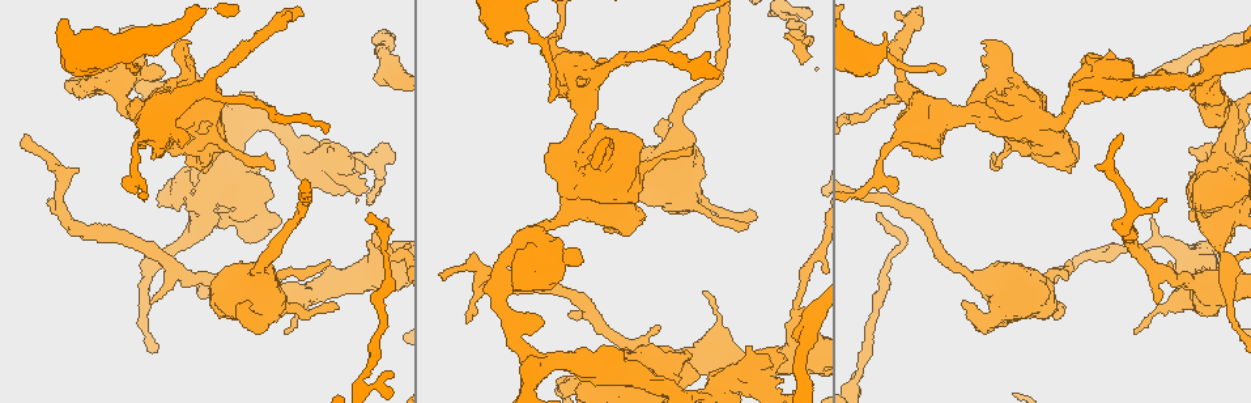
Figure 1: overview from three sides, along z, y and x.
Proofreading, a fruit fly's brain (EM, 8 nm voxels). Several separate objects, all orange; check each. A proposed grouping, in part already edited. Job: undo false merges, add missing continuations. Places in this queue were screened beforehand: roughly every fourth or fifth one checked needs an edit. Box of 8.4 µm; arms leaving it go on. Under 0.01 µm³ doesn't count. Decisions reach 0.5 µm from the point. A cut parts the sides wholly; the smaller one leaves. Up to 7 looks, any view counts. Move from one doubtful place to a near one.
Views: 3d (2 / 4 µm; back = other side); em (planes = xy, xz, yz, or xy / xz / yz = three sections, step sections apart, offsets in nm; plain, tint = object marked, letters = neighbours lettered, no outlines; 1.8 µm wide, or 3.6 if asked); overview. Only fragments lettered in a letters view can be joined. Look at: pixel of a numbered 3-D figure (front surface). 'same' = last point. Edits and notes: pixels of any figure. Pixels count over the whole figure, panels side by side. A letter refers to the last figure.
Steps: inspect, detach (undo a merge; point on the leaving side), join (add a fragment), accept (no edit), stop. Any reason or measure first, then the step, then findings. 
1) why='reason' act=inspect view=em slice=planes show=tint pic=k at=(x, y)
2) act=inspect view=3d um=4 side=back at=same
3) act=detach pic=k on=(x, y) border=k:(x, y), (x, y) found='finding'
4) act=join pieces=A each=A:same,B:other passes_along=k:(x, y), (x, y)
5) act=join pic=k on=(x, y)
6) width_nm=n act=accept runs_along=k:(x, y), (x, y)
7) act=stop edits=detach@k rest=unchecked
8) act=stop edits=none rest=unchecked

act=inspect view=3d um=4 pic=1 at=(370, 214)

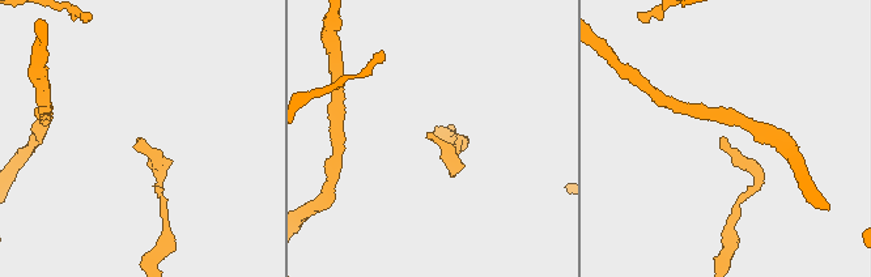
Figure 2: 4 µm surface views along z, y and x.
why='need the tissue' act=inspect view=em slice=xz step=4 show=letters pic=2 at=(723, 140)

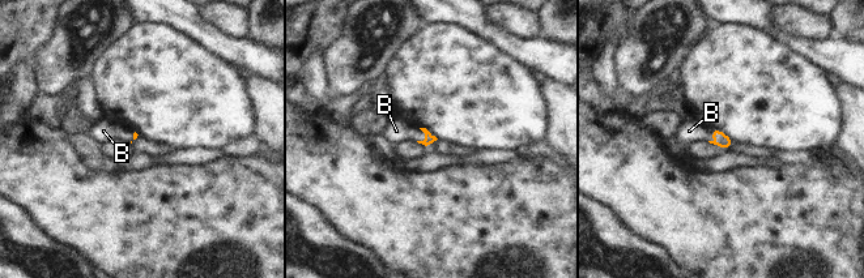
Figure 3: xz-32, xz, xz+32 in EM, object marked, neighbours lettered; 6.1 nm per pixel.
act=join pieces=B each=B:same passes_along=3:(430, 138), (425, 135), (396, 131) found='the neuron continues'

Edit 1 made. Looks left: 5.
act=inspect view=overview

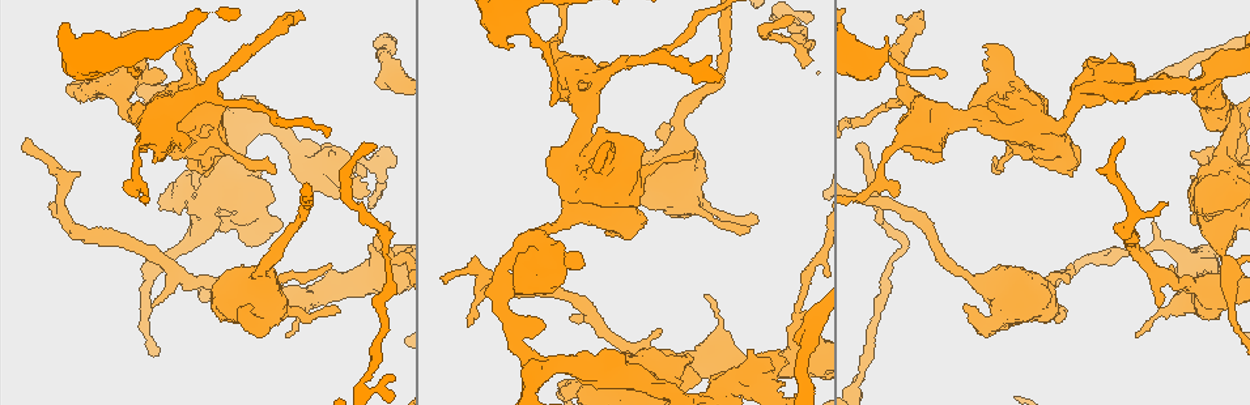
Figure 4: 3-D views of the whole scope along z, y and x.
why='stops while still wide' act=inspect view=3d um=2 pic=4 at=(886, 38)

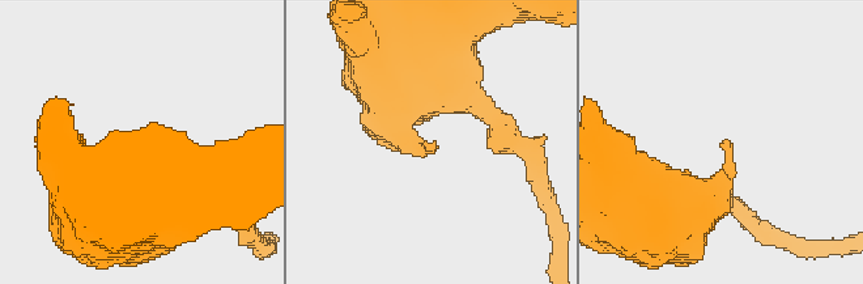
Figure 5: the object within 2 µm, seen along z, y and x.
act=inspect view=em slice=planes show=letters pic=5 at=(723, 144)

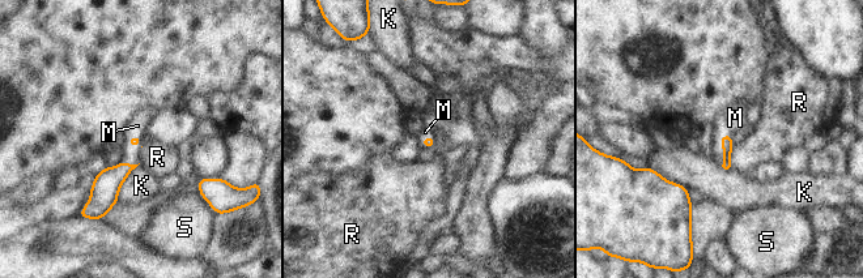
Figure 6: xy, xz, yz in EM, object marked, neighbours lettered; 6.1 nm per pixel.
longest_contact=K:300nm act=join pieces=M each=K:other,M:same,R:other,S:other passes_along=6:(726, 140), (723, 148), (735, 118) found='it goes on there'

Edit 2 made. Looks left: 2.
act=stop edits=join@3,join@6 rest=unchecked

